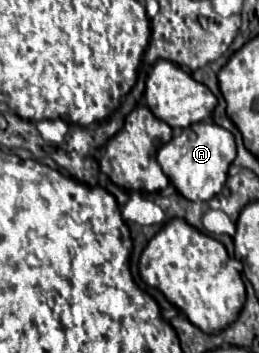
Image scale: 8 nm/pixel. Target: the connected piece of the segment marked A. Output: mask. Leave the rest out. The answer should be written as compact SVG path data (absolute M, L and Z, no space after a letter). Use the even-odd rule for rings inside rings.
M210 120L180 130L176 136L172 136L170 142L162 144L156 154L156 160L164 174L170 178L176 190L188 200L214 198L228 178L228 166L232 164L234 158L236 158L234 134Z

